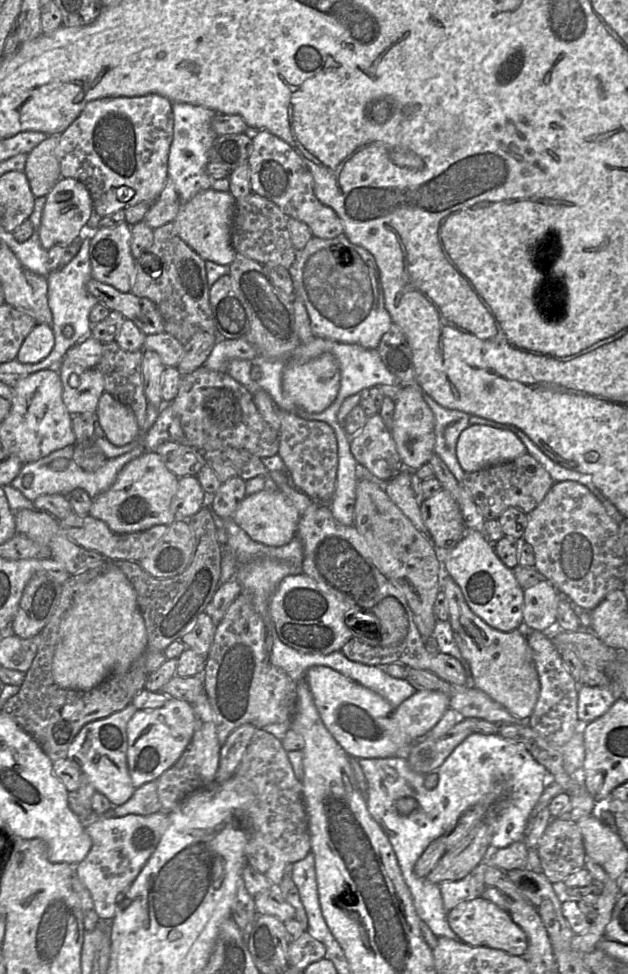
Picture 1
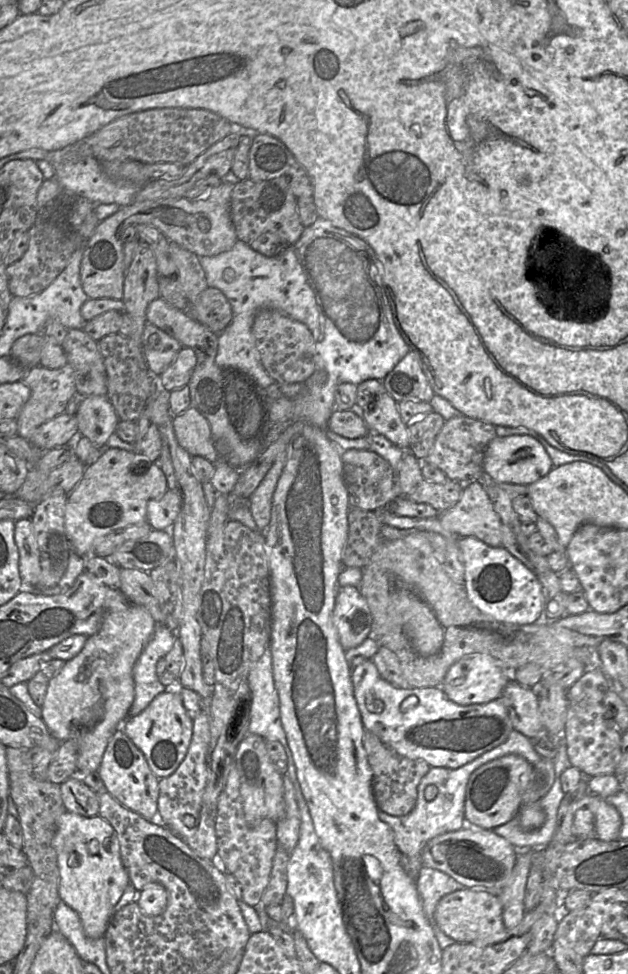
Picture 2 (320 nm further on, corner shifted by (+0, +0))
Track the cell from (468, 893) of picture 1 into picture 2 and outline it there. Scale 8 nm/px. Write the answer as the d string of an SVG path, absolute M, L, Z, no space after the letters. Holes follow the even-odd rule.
M425 866L421 867L415 881L423 912L434 931L440 948L445 949L456 941L439 928L434 918L434 911L443 896L462 890L465 886L448 874Z

